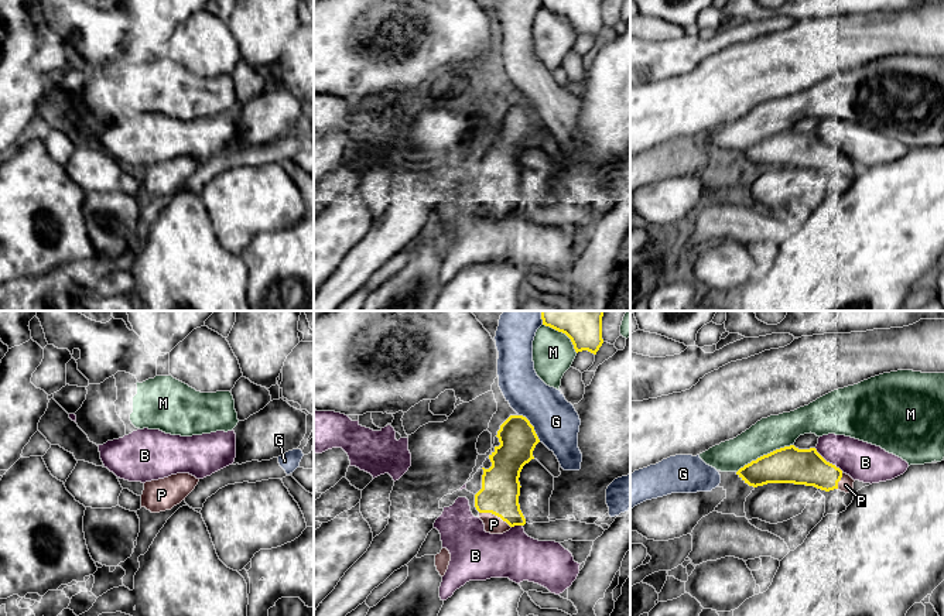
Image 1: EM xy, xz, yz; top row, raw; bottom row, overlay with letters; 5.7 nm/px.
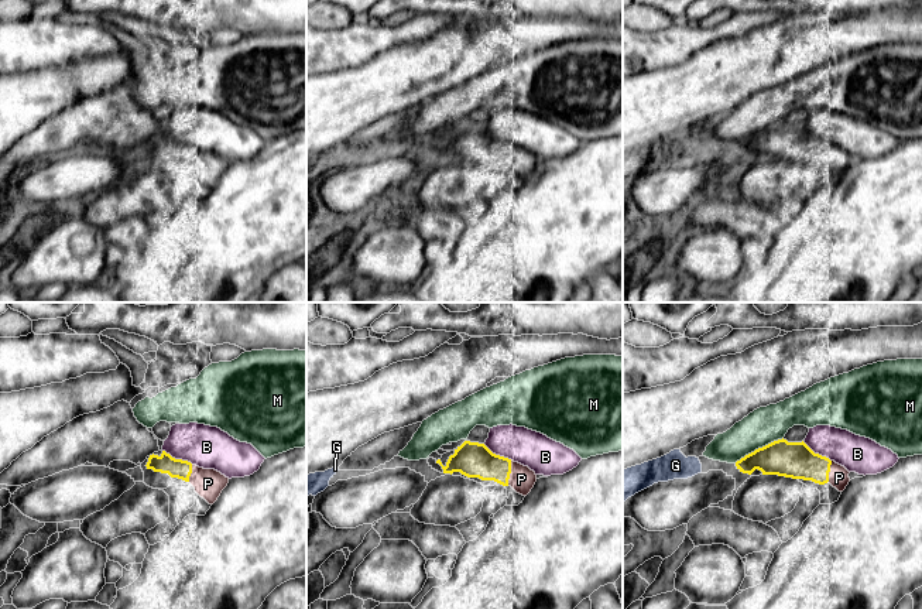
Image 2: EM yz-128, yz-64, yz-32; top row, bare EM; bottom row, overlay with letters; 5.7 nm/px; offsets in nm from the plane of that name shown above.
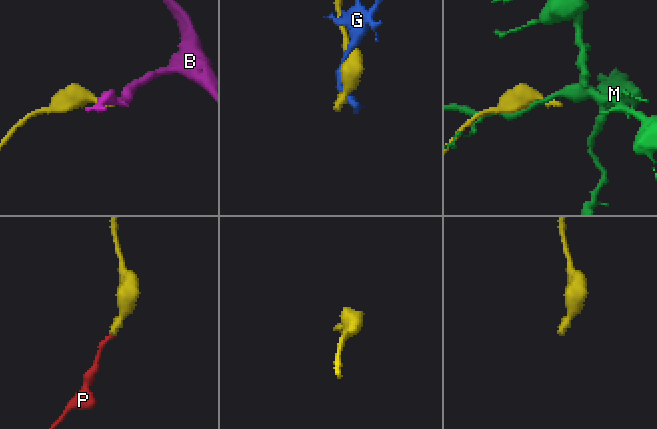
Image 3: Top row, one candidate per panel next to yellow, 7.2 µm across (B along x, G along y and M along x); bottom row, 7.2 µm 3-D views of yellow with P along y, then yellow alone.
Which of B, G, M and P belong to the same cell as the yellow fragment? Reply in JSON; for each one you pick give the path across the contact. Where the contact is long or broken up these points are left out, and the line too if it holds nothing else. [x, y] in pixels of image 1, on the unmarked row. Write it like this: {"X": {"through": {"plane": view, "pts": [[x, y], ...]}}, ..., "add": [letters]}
{"add": ["P"]}

